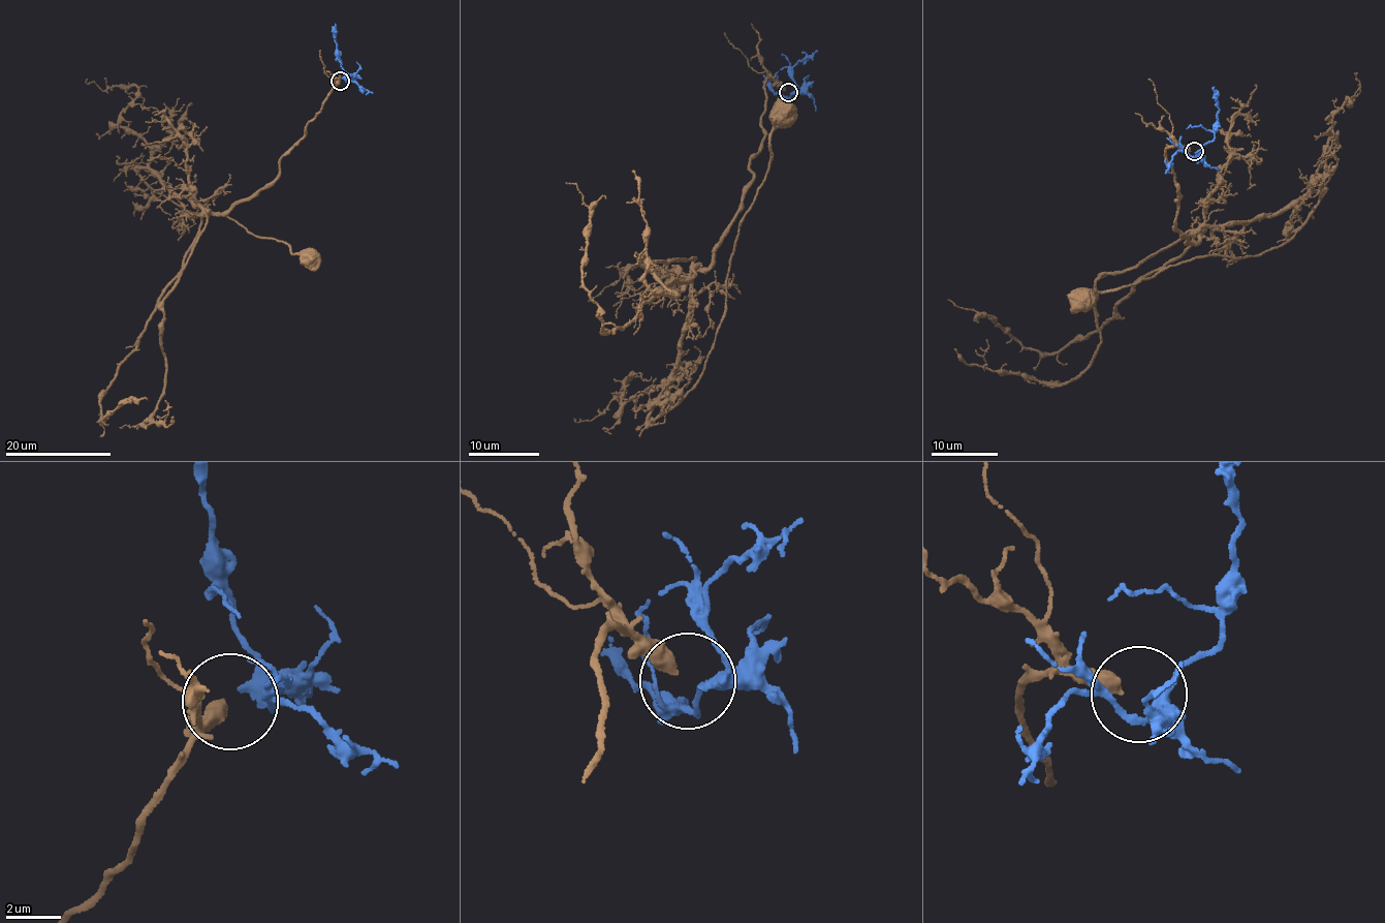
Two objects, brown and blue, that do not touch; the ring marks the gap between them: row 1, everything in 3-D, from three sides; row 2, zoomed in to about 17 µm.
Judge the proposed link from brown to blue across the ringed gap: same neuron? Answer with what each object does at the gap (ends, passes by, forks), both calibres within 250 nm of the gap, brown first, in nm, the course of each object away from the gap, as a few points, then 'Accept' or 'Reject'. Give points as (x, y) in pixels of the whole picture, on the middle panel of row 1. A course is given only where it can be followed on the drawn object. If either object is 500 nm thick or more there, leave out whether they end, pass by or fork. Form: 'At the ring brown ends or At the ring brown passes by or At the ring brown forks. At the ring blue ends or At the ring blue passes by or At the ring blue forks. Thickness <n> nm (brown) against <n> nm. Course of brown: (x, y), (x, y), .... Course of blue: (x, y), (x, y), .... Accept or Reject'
Thickness 500 nm (brown) against 280 nm. Course of brown: (785, 91), (764, 85), (755, 178), (692, 275), (674, 380), (651, 419), (696, 382), (782, 117). Course of blue: (791, 93), (788, 100), (777, 91), (774, 93), (763, 74). Accept

